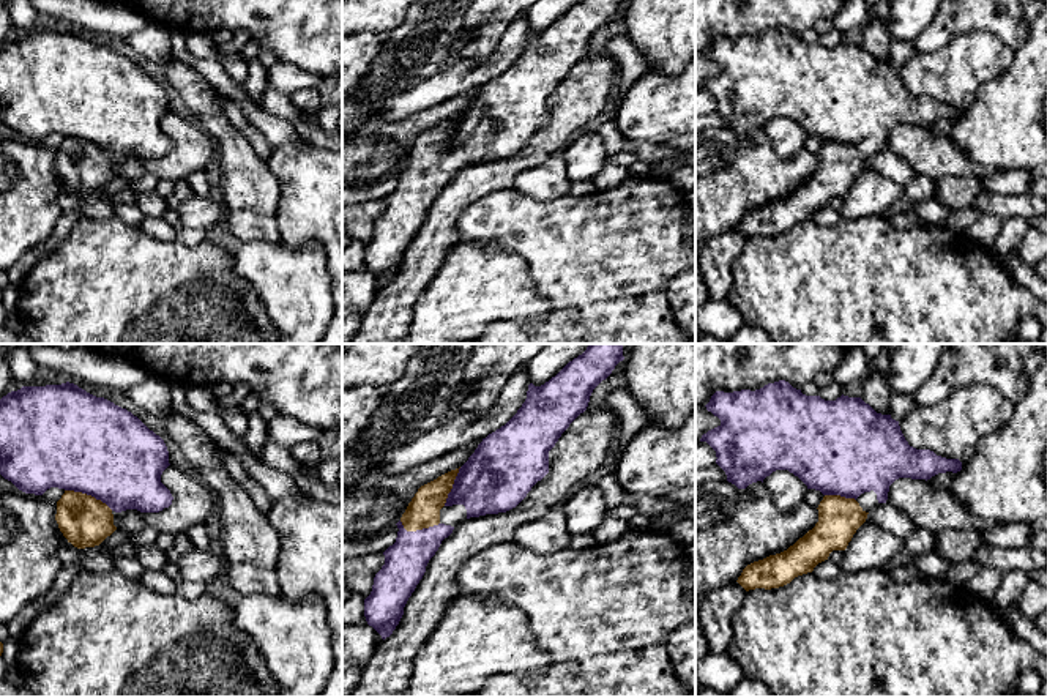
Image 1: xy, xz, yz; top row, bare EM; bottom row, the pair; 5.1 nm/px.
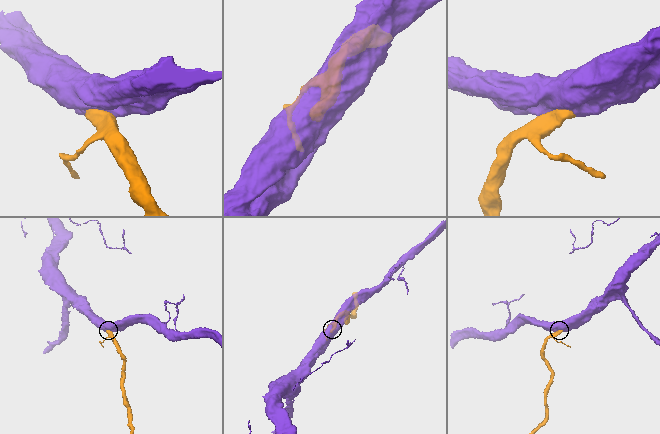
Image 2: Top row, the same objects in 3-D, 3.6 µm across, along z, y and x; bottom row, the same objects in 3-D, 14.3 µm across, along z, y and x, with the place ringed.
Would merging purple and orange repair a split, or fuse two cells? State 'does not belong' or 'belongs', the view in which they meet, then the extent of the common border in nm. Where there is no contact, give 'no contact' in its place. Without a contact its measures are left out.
belongs; contact in xy; length 260 nm

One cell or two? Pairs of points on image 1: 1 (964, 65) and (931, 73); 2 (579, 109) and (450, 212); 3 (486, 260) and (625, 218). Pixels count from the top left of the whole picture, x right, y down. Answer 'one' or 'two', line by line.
1: one
2: one
3: two

